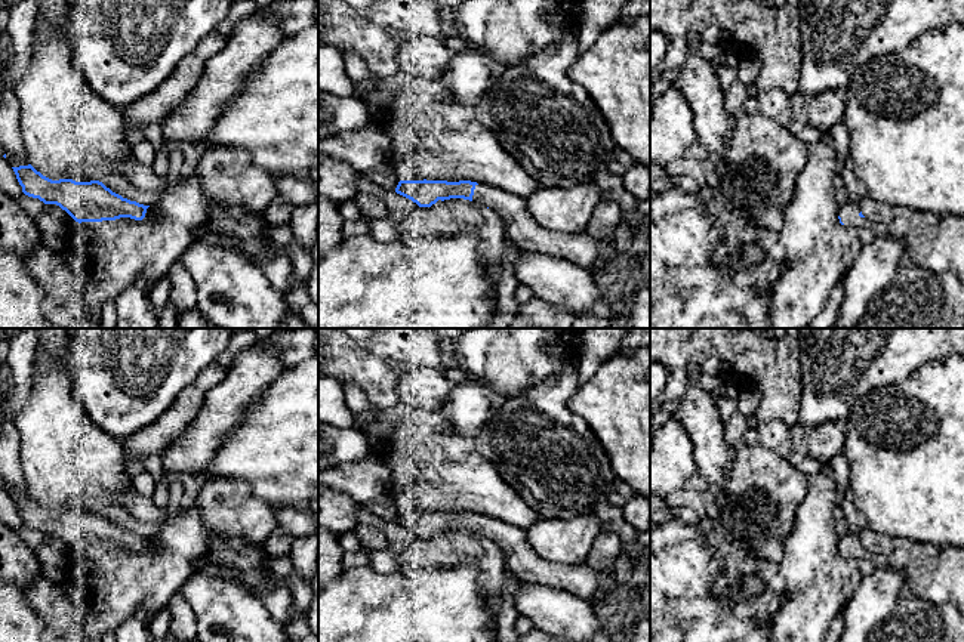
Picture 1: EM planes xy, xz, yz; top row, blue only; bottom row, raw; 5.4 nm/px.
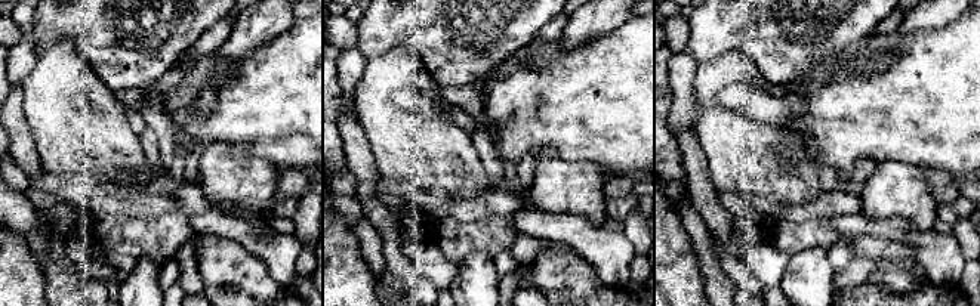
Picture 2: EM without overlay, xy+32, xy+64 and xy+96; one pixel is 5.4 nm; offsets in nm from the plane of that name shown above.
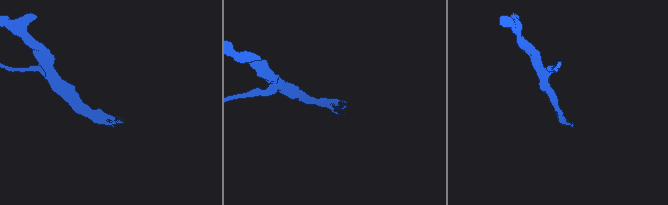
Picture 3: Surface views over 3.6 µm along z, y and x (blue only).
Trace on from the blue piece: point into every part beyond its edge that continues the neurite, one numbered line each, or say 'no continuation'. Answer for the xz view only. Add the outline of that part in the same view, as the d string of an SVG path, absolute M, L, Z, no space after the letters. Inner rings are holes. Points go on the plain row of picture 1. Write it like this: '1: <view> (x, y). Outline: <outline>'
1: xz (581, 580). Outline: M478 515L472 533L489 538L501 549L506 567L521 583L554 586L588 602L598 592L600 578L595 570L585 564L570 567L539 558L527 543L526 530Z

